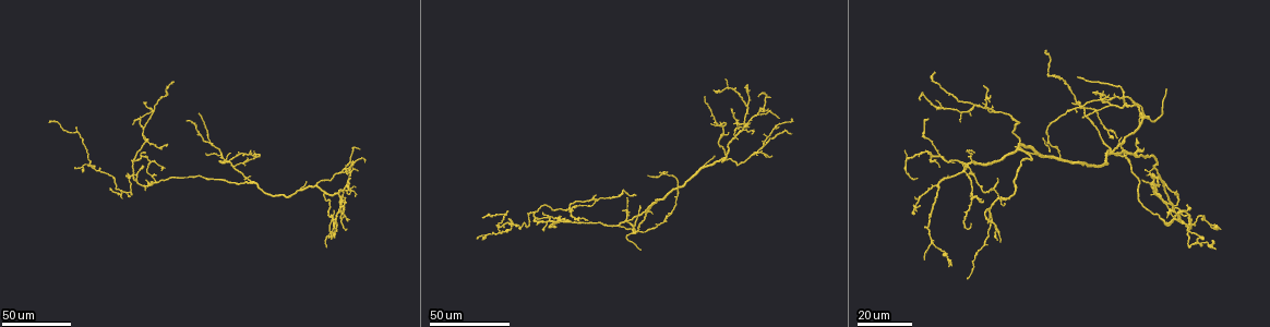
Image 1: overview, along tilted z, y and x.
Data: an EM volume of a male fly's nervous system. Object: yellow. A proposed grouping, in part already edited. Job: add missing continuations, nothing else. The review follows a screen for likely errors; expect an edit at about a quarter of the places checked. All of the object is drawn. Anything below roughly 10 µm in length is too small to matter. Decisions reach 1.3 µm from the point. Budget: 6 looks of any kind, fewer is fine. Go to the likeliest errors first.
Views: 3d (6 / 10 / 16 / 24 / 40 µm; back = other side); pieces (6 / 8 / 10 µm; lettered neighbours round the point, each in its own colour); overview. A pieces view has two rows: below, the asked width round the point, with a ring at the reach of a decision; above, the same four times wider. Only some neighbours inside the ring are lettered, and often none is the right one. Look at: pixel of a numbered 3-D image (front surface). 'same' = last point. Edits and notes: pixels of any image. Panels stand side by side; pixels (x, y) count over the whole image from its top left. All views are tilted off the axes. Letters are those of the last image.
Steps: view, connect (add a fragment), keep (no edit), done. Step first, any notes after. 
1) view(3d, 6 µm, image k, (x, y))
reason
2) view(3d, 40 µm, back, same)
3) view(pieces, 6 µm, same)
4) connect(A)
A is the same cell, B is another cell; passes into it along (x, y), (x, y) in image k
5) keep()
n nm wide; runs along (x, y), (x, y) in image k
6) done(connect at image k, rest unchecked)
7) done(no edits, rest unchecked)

view(3d, 24 µm, image 1, (199, 114))
thin end

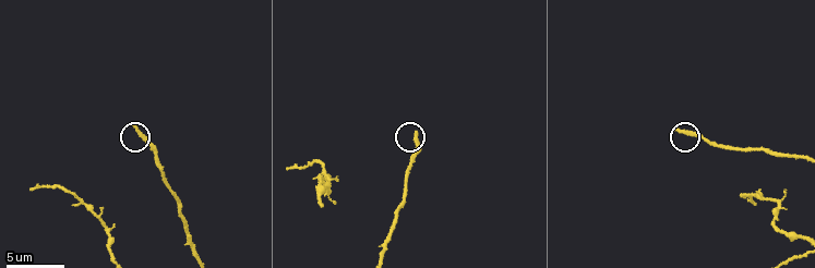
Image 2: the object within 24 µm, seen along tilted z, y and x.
view(pieces, 8 µm, image 2, (415, 132))
see the neighbours

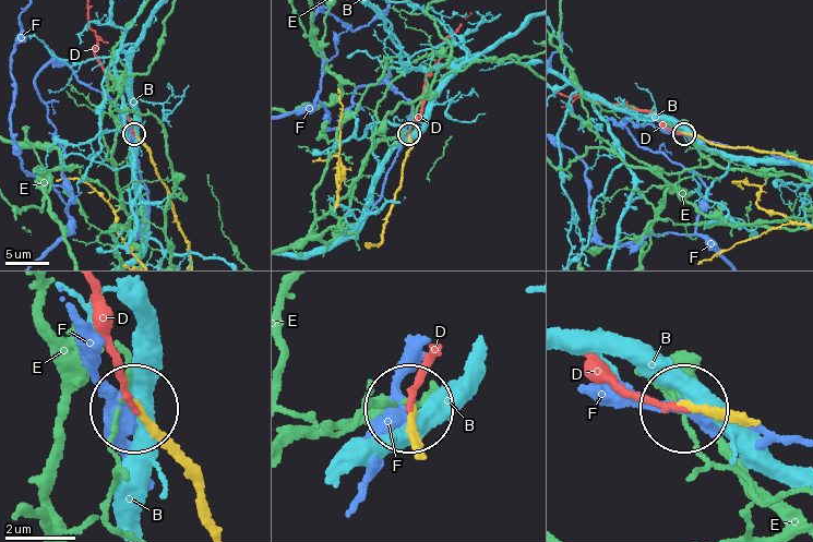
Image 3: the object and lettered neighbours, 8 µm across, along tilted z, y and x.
connect(D)
170 nm wide; D is the same cell, B, E and F are other cells; passes into it along (734, 421), (655, 406), (599, 366) in image 3; it goes on there

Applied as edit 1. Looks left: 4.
view(overview)

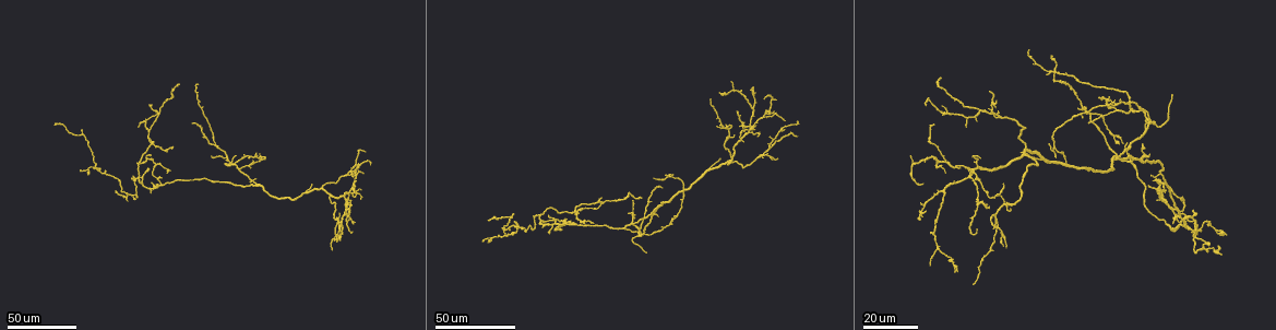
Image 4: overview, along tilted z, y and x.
view(3d, 40 µm, image 4, (523, 231))
free end

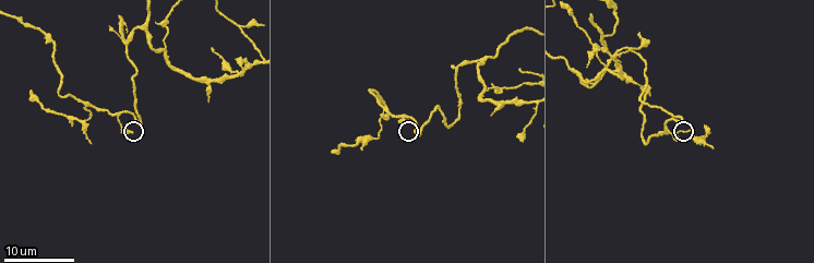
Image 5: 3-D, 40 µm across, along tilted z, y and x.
view(pieces, 10 µm, image 5, (140, 125))

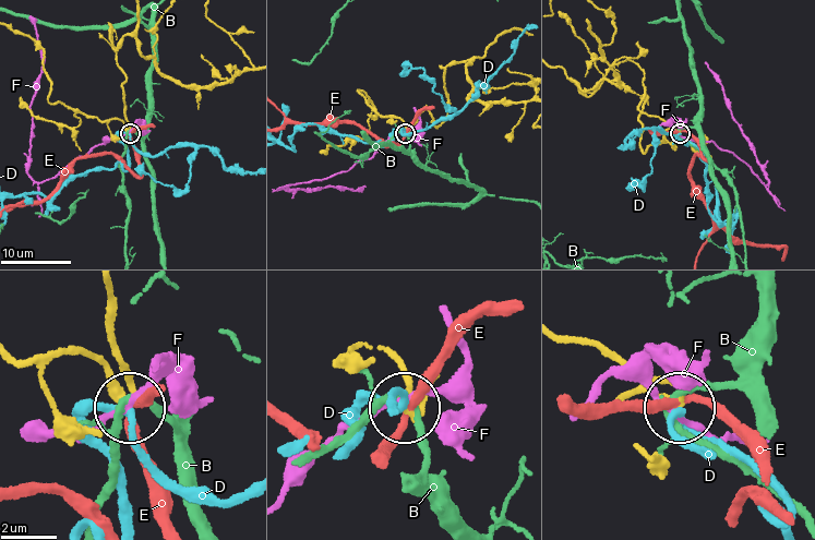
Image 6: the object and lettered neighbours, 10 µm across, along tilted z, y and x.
keep()
310 nm wide; B, D, E and F are other cells; runs along (565, 336), (600, 343), (678, 406) in image 6; no lettered fragment goes on from it

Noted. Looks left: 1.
done(connect at image 3, rest unchecked)

